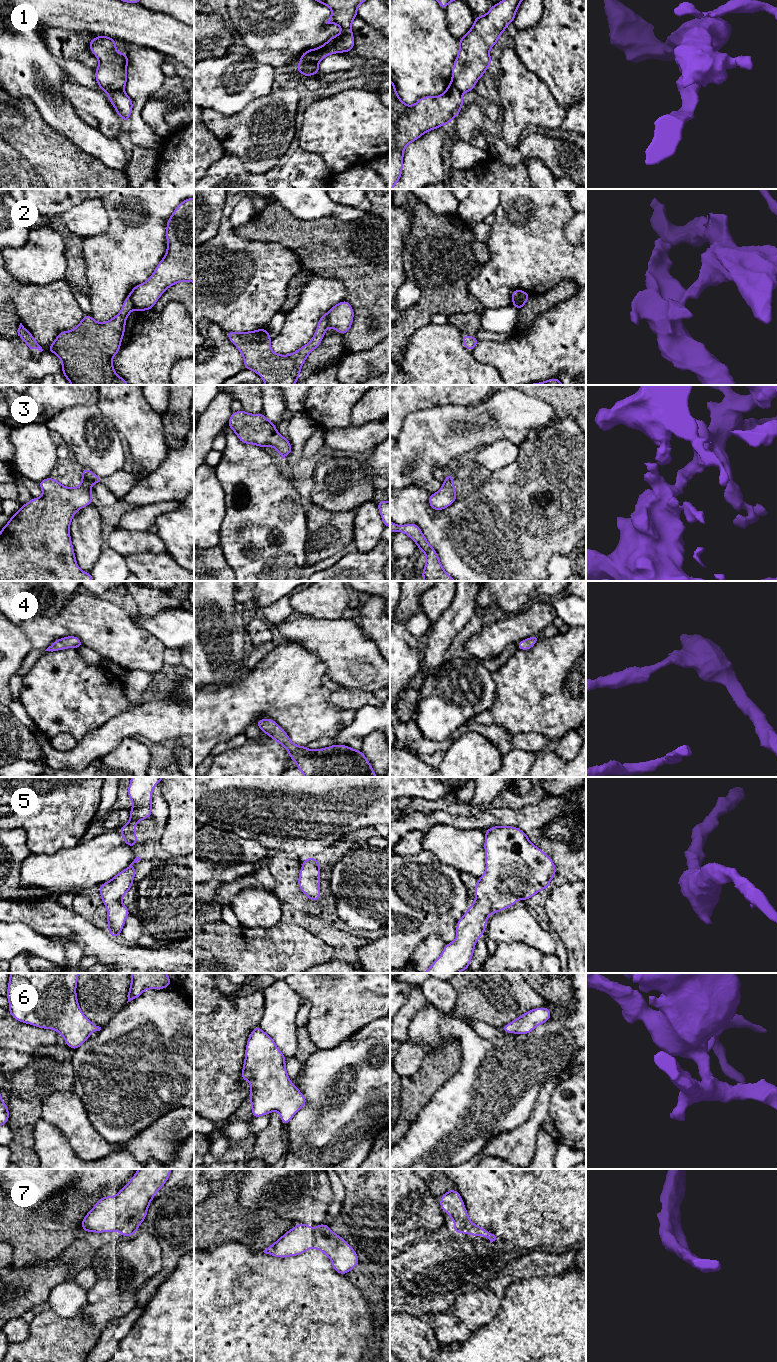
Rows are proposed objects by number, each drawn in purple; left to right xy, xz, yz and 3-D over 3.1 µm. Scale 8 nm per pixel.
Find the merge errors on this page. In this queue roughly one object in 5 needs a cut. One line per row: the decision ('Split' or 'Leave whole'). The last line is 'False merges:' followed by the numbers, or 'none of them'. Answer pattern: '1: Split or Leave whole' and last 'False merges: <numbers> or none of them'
1: Split
2: Split
3: Leave whole
4: Leave whole
5: Leave whole
6: Leave whole
7: Leave whole
False merges: 1, 2

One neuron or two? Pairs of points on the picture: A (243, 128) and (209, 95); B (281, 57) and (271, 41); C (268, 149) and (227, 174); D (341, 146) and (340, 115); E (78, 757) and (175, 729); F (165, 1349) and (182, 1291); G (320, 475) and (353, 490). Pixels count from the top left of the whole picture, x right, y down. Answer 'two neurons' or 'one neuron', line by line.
A: two neurons
B: two neurons
C: two neurons
D: one neuron
E: one neuron
F: one neuron
G: one neuron

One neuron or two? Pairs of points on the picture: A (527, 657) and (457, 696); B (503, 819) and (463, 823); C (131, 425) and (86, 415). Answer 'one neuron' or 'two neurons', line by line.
A: two neurons
B: one neuron
C: two neurons

